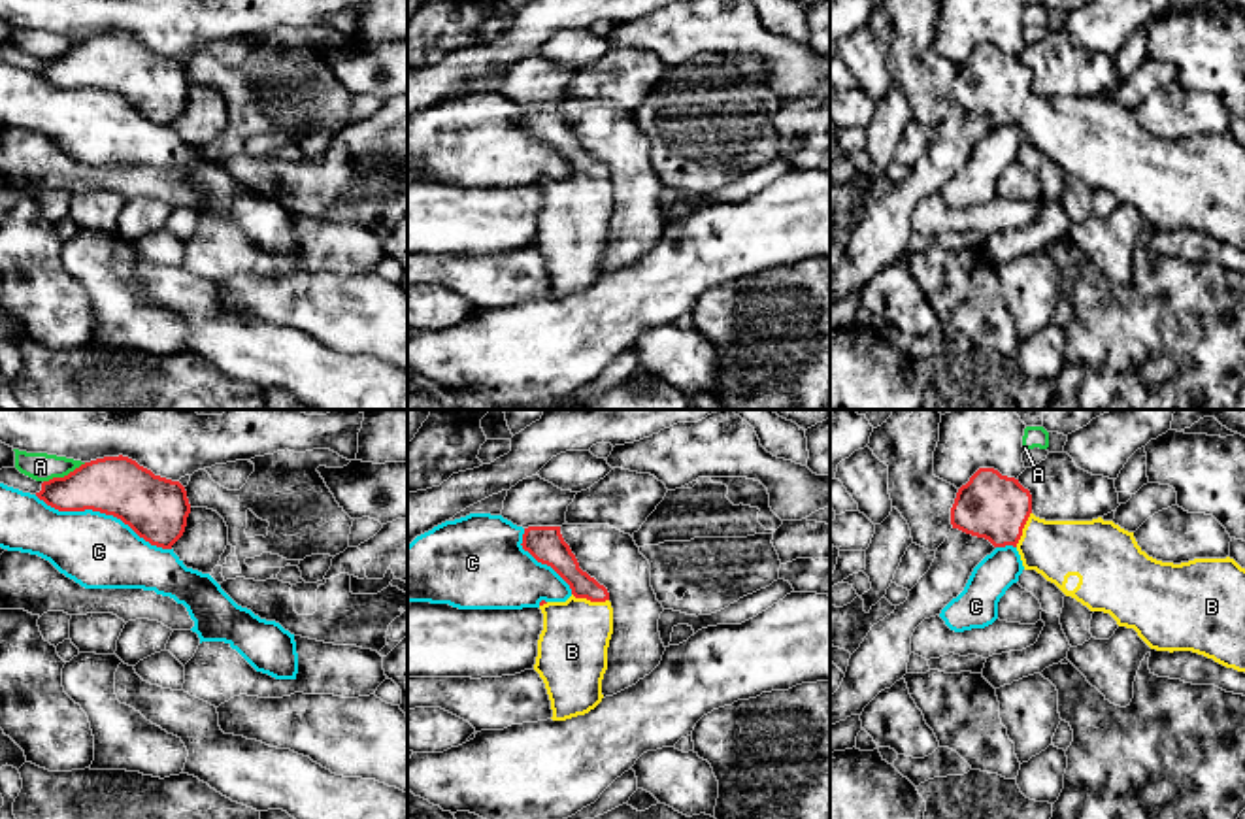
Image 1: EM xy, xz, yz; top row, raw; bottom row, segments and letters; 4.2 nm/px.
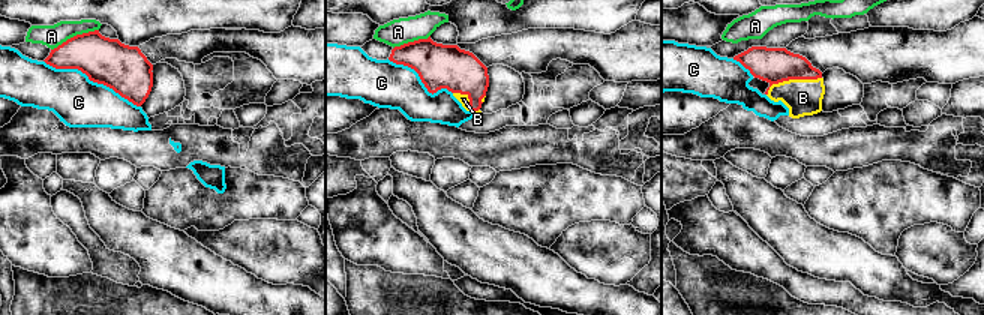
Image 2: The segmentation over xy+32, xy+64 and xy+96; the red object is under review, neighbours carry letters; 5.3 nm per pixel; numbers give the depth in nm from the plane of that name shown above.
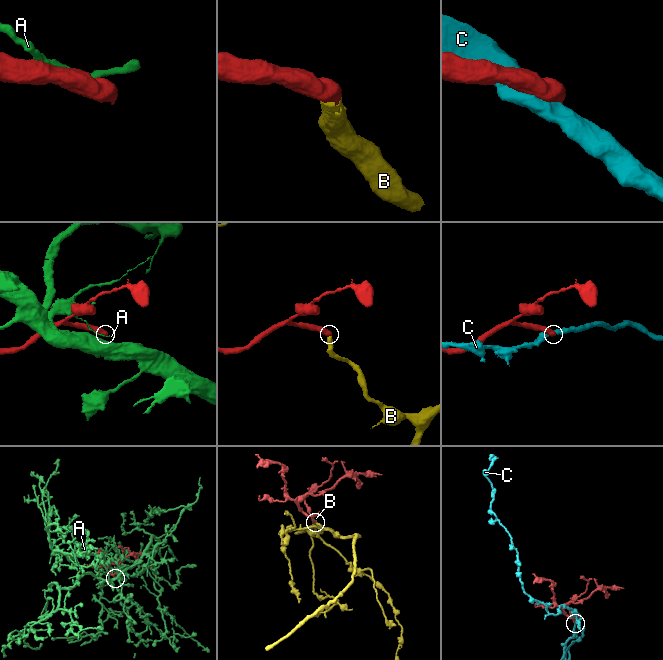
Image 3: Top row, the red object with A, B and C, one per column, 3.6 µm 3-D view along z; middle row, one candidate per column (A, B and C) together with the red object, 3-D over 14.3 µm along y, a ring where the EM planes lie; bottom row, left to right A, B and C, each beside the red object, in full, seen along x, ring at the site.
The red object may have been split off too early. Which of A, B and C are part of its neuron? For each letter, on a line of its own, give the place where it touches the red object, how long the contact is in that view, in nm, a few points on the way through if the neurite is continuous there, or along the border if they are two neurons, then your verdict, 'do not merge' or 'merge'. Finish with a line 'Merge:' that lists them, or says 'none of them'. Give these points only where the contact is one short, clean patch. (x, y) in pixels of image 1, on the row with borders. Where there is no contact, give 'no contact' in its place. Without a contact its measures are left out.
A: contact xy (65, 476); length 200 nm; do not merge
B: contact xz (591, 601); length 160 nm; way xz (557, 553), (591, 601), (572, 651); merge
C: contact xy (102, 512); length 650 nm; do not merge
Merge: B

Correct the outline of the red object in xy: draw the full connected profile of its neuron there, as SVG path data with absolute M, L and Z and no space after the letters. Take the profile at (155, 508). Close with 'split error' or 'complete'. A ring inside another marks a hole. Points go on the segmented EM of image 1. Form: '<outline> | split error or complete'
M104 457L42 483L40 500L58 511L100 511L128 525L151 545L172 549L191 504L179 481L155 476L128 457Z | complete

